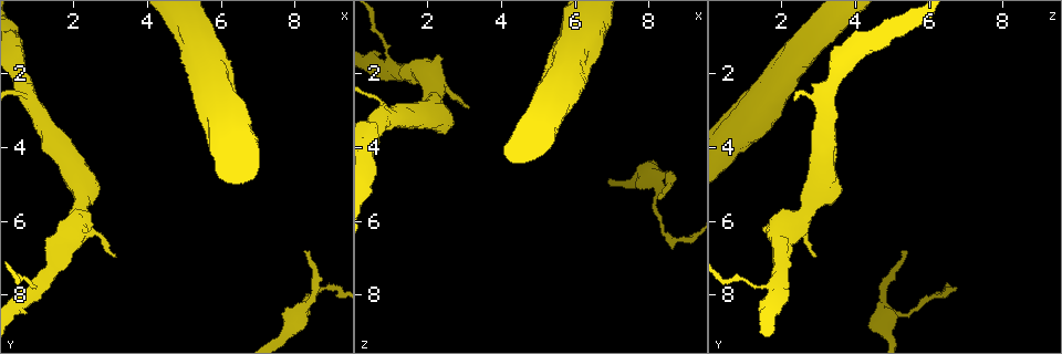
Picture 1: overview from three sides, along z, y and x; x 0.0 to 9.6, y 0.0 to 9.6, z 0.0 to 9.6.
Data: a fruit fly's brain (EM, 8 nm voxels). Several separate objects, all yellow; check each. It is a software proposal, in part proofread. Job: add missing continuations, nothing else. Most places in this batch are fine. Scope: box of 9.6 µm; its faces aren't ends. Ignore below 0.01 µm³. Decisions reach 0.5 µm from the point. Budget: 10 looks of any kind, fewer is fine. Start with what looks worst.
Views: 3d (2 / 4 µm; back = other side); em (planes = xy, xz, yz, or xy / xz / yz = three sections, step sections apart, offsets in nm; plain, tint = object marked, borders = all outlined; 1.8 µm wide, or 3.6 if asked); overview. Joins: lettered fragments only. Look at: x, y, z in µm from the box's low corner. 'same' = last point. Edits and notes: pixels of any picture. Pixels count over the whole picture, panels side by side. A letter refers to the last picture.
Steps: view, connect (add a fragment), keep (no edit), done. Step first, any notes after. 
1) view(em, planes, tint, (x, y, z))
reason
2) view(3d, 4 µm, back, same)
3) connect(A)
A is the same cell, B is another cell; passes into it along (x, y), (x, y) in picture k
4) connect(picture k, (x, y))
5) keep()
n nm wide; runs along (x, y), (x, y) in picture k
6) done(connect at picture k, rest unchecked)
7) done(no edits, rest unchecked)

view(3d, 4 µm, (3.20, 6.95, 2.90))
tapers out

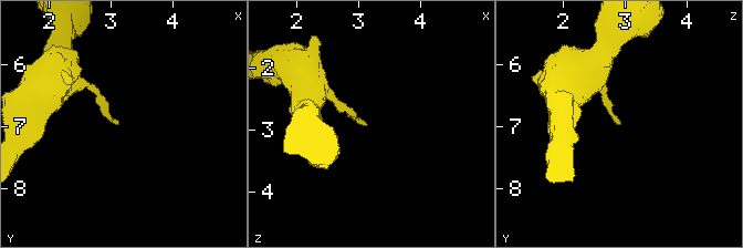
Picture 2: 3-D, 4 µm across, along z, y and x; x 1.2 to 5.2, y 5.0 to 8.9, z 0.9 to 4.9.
view(em, planes, borders, (3.15, 6.90, 2.90))

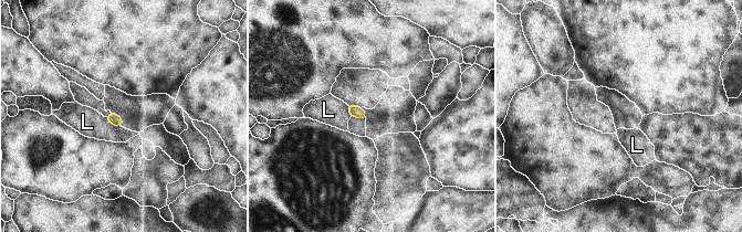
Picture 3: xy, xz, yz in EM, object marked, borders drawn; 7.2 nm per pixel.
keep()
L is another cell; border along (104, 117), (121, 127) in picture 3; no lettered fragment goes on from it

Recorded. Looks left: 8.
view(3d, 4 µm, (8.35, 6.85, 5.40))

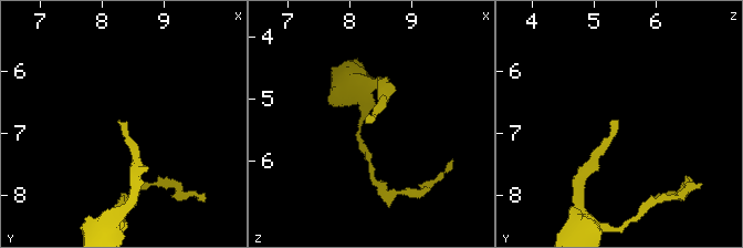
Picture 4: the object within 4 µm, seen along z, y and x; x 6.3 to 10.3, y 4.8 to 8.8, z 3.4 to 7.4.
view(em, xz, step 4, tint, (8.30, 6.80, 5.40))

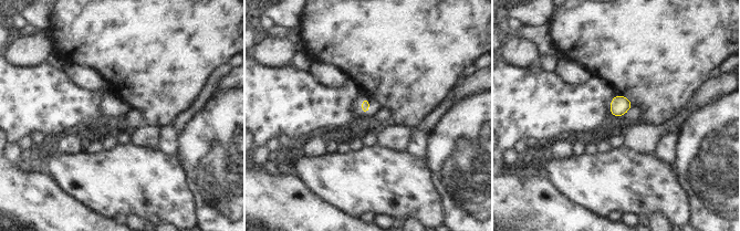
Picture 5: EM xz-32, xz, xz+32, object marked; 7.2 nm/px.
view(em, planes, borders, same)
cut it another way

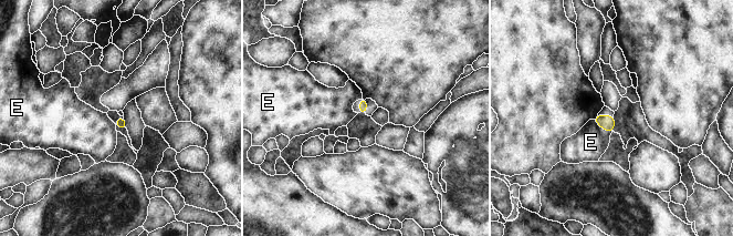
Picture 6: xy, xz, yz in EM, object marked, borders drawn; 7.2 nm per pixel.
keep()
E is another cell; no lettered fragment goes on from it

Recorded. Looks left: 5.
view(3d, 4 µm, back, (8.20, 8.55, 4.90))
side arm on a straight run

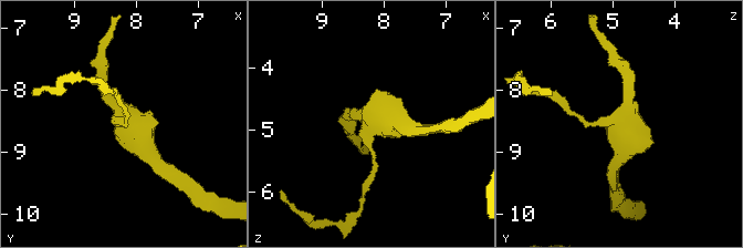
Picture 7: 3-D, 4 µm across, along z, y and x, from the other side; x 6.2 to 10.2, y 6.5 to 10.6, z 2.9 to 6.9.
view(em, planes, plain, (8.15, 8.55, 4.90))
3 arms

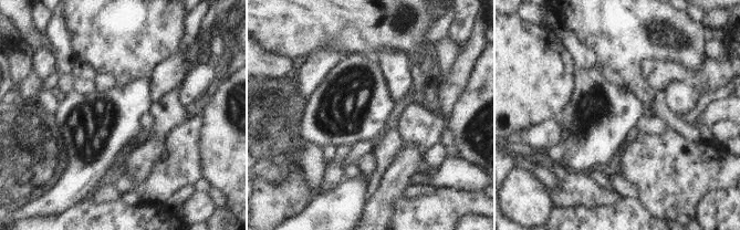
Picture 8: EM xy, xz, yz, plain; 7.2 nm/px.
view(em, planes, borders, same)

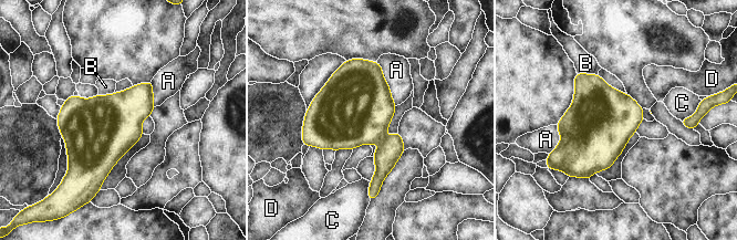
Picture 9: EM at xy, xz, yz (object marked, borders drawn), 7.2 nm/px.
keep()
A, B, C and D are other cells; border along (376, 62), (396, 105) in picture 9; no lettered fragment goes on from it

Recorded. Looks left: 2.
view(em, xy, step 4, tint, (1.05, 7.75, 1.85))
two arms in line, one across

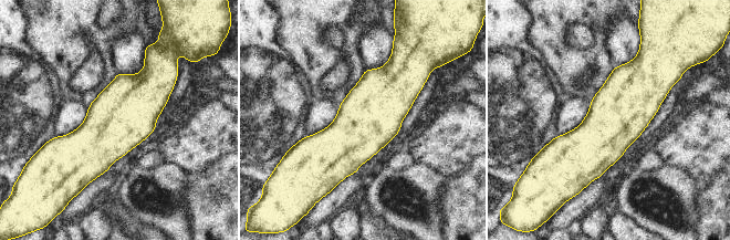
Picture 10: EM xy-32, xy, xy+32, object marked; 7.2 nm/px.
view(em, planes, borders, same)

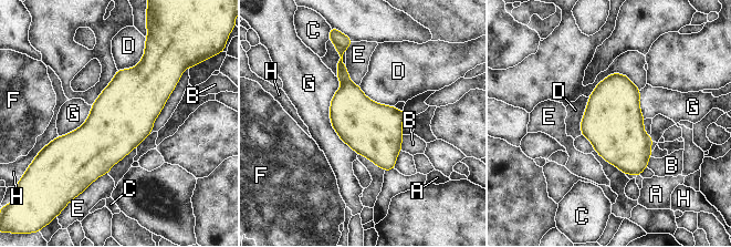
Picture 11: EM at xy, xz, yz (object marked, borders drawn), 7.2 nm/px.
keep()
A, B, C, D, E, F, G and H are other cells; none of them fits

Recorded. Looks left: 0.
done(no edits, rest unchecked)

